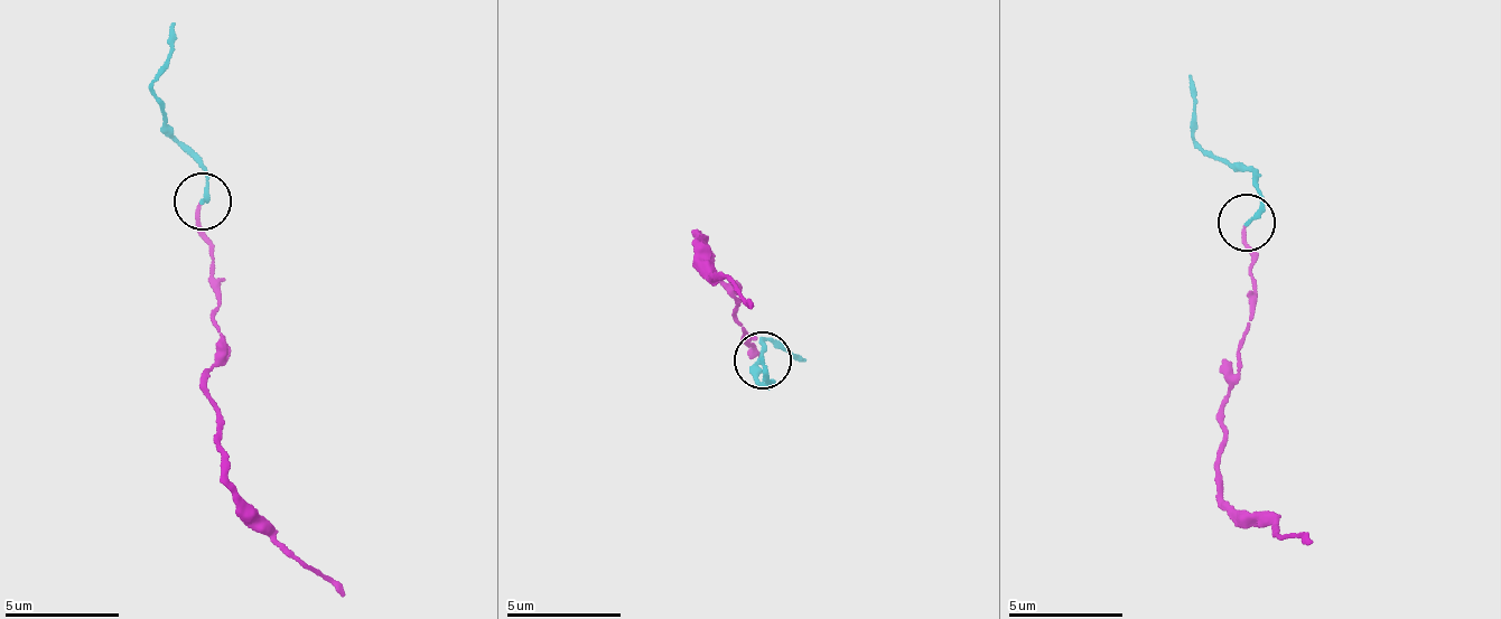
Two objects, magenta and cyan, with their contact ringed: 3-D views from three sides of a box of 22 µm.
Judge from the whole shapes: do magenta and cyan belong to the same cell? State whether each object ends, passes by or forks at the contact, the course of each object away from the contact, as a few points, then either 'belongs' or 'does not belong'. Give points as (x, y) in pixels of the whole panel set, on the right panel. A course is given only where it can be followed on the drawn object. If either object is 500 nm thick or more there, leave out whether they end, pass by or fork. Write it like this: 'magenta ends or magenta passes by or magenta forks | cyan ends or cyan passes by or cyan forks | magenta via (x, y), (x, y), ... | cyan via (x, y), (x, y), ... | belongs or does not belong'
magenta ends | cyan ends | magenta via (1246, 224), (1251, 318), (1242, 337), (1233, 387), (1220, 409), (1221, 498), (1237, 510), (1259, 514), (1308, 546) | cyan via (1246, 224), (1261, 206), (1258, 177), (1243, 166), (1227, 168), (1200, 144), (1187, 73) | belongs

